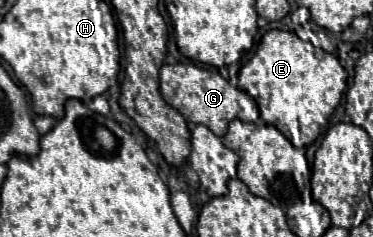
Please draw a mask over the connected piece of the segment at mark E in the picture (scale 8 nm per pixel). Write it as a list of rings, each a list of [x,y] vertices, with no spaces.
[[[269,30],[261,38],[253,58],[245,66],[241,66],[239,88],[245,90],[249,96],[253,96],[253,100],[257,102],[257,106],[259,106],[257,124],[261,122],[261,124],[275,126],[277,130],[281,130],[285,134],[285,138],[289,138],[293,142],[295,148],[303,148],[303,146],[313,144],[319,138],[319,134],[327,128],[329,116],[333,114],[333,110],[341,102],[343,92],[347,88],[347,72],[343,70],[343,66],[339,64],[335,54],[329,54],[320,48],[319,54],[317,54],[317,50],[311,42],[301,40],[293,32]]]

